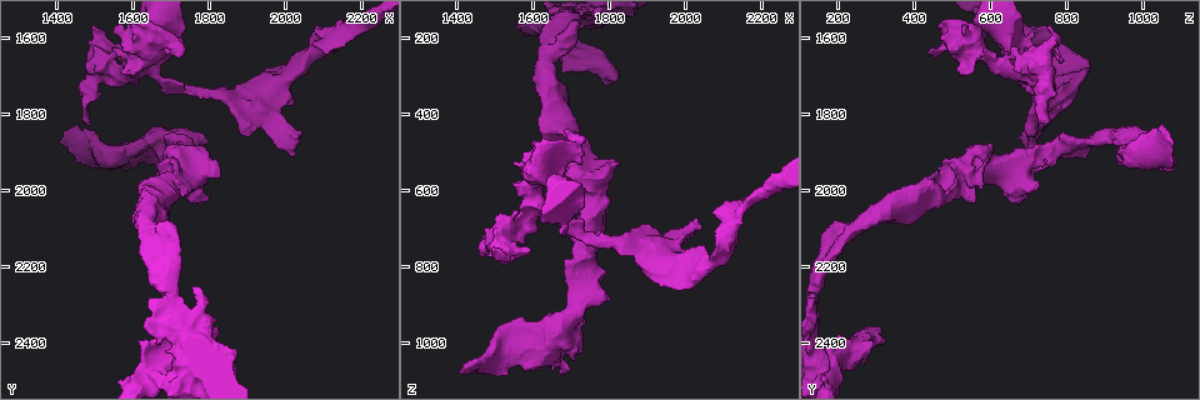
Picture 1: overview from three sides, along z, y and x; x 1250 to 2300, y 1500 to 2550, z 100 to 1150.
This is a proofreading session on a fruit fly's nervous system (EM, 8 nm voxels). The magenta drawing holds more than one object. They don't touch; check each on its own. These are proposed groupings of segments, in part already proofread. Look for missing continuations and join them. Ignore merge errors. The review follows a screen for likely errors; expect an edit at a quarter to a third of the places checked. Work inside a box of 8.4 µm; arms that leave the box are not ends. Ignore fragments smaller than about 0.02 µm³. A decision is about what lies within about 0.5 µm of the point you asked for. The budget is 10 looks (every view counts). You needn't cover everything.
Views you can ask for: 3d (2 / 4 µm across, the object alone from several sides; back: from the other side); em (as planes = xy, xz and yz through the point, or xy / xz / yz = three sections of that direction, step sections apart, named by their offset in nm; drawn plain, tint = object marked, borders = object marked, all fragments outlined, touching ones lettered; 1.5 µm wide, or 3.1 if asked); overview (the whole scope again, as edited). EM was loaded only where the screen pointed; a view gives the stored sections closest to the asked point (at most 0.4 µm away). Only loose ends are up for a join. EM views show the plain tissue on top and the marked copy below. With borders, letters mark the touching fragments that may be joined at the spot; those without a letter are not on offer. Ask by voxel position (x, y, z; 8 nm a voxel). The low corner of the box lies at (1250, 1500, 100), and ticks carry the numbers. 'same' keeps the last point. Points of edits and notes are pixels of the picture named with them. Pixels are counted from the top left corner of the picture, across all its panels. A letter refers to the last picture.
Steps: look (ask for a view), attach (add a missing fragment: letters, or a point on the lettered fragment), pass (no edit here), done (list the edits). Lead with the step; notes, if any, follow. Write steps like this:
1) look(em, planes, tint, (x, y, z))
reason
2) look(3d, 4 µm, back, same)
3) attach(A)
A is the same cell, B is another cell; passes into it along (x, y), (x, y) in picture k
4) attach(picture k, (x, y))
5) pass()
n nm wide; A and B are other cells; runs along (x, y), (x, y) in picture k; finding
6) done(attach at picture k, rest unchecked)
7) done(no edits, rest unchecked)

look(em, planes, borders, (1895, 1850, 695))
free end

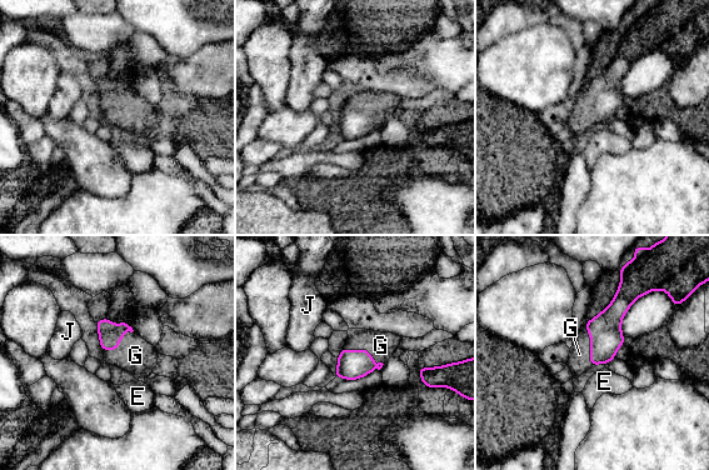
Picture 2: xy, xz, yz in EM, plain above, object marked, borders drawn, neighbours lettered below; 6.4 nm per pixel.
attach(G)
G is the same cell, E and J are other cells; passes into it along (351, 364), (367, 350), (380, 345) in picture 2; the neuron continues

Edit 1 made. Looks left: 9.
look(em, xy, step 4, borders, (1980, 1685, 855))
thick end

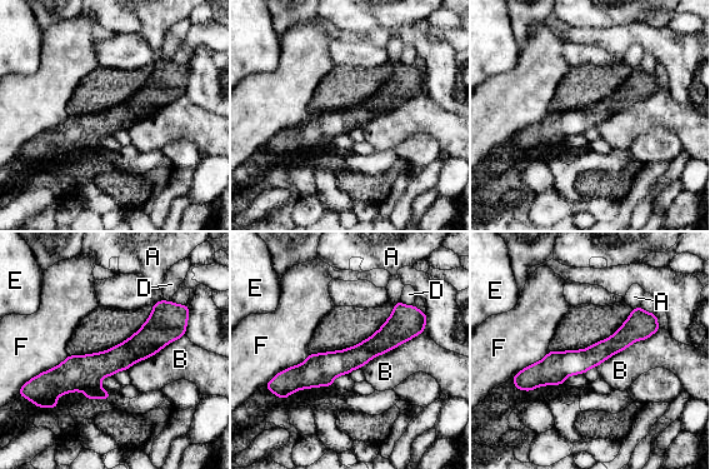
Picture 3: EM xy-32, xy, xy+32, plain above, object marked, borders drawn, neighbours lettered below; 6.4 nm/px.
look(em, planes, borders, same)
another direction

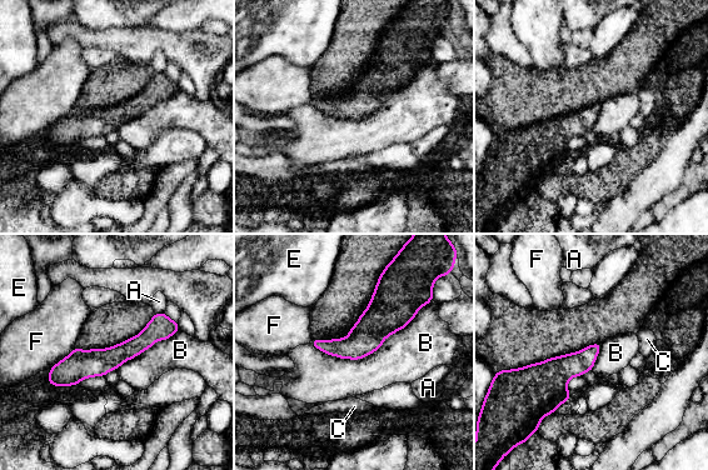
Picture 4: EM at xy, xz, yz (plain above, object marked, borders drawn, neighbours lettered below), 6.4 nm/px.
pass()
A, B, C, E and F are other cells; border along (425, 304), (364, 356), (310, 344) in picture 4; none of them fits

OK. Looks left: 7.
look(3d, 4 µm, (1690, 1875, 850))
an open end

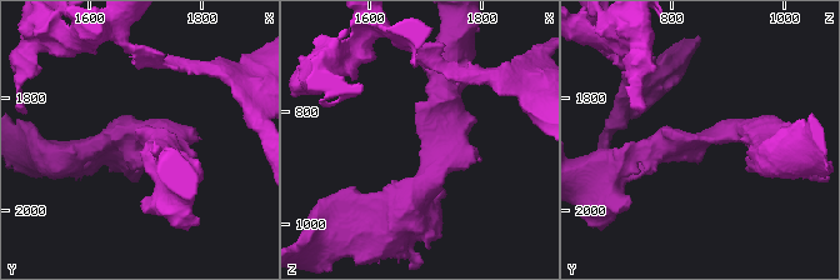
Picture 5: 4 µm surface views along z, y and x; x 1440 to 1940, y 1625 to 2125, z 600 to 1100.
look(em, planes, borders, (1685, 1870, 845))

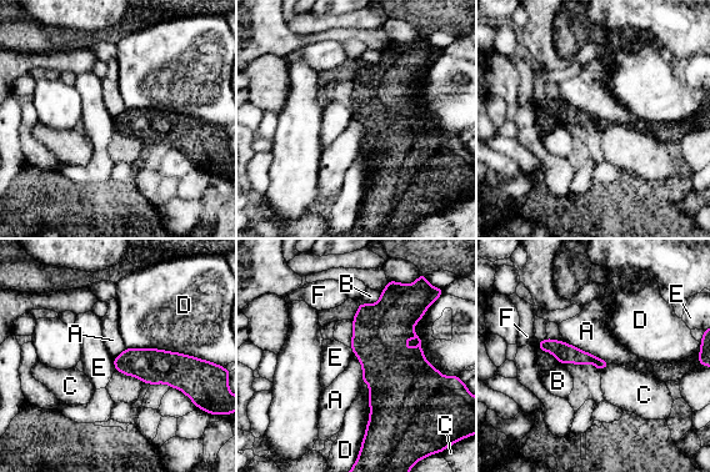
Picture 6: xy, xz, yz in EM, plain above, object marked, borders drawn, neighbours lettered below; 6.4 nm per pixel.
pass()
A, B, C, D, E and F are other cells; runs along (543, 345), (603, 363) in picture 6; no lettered fragment goes on from it

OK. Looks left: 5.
done(attach at picture 2, rest unchecked)

